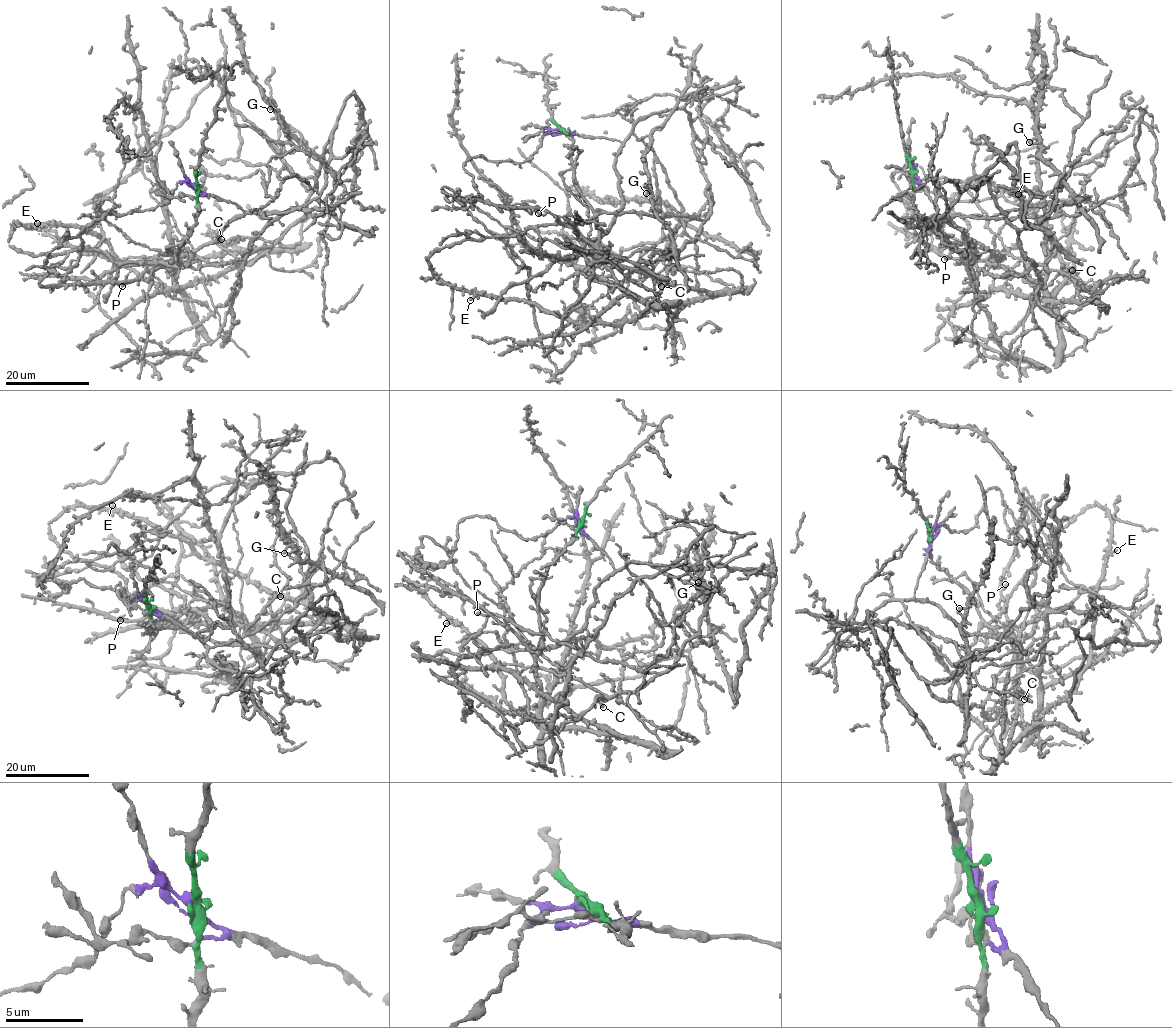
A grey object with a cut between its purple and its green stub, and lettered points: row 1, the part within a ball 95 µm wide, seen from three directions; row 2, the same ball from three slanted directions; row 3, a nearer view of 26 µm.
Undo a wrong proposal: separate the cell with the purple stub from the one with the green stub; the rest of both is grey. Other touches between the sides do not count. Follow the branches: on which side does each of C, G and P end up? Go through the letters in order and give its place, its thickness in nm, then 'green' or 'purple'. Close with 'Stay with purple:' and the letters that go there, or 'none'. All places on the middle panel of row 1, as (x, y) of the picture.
C: place (661, 286); calibre 440 nm; purple
G: place (646, 193); calibre 320 nm; purple
P: place (538, 213); calibre 360 nm; green
Stay with purple: C, G

